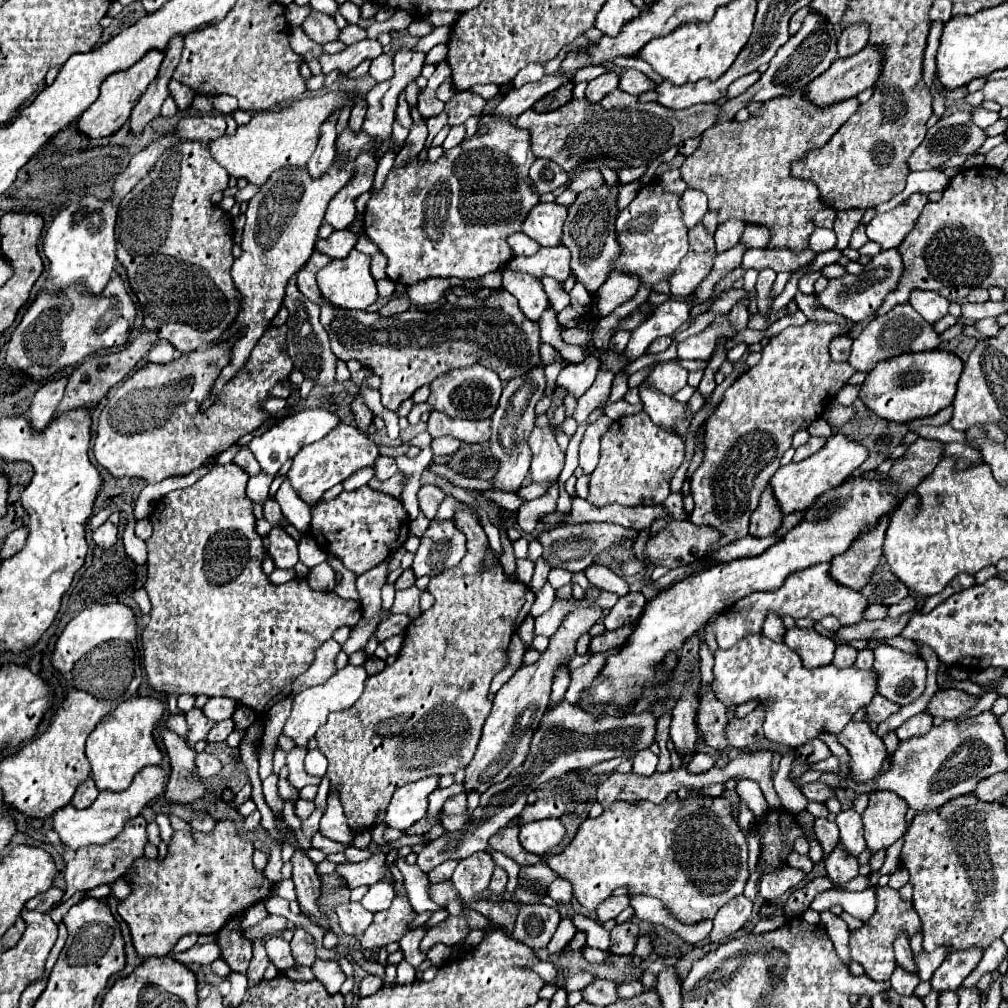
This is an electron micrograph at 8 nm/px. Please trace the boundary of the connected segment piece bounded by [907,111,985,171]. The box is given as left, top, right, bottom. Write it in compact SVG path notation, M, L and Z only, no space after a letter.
M951 113L947 117L941 117L931 129L927 129L927 135L923 139L923 143L913 151L913 155L909 157L907 165L909 171L925 171L925 169L935 169L939 165L943 165L945 161L949 161L949 157L953 155L969 155L975 149L979 149L985 141L985 133L971 123L971 115L969 113Z

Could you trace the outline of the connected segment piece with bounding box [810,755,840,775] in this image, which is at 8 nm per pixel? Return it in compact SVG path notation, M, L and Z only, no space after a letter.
M831 755L823 761L812 763L810 769L821 772L833 772L837 775L840 774L839 761L834 755Z

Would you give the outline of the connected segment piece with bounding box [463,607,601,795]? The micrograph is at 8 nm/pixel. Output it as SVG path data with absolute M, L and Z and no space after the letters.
M577 607L573 613L569 613L565 617L565 621L557 629L557 633L549 639L549 649L541 655L541 659L533 665L523 665L499 689L499 693L493 699L491 715L485 721L483 735L481 735L479 747L475 751L475 757L465 767L465 779L463 779L465 793L471 793L471 791L477 791L479 795L485 793L491 785L507 779L511 775L511 771L523 763L523 759L527 757L527 751L529 751L535 723L539 723L539 719L543 717L543 709L547 709L547 705L549 705L555 669L561 663L567 663L575 655L577 639L583 633L587 633L599 619L601 619L599 607Z

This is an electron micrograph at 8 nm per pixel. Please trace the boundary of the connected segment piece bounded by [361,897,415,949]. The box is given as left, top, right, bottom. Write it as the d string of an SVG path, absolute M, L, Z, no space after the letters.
M395 897L393 905L387 911L375 913L373 923L361 937L363 949L379 949L393 941L399 941L407 933L409 921L415 917L415 911L407 897Z

